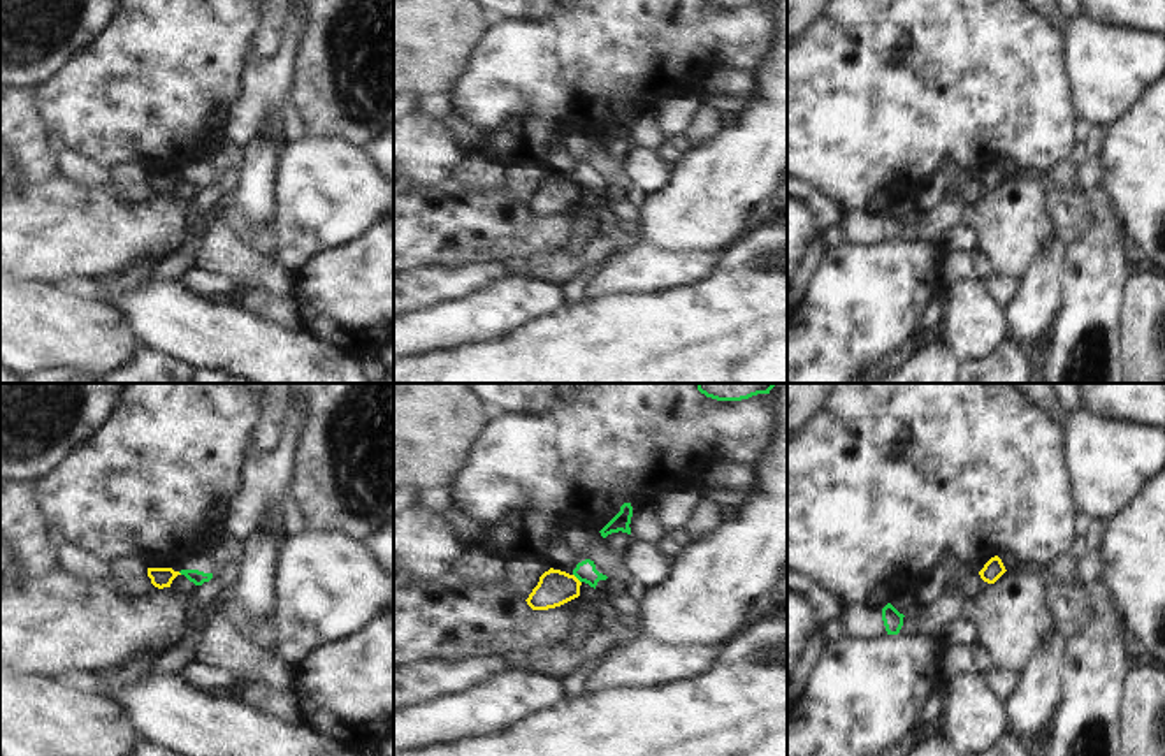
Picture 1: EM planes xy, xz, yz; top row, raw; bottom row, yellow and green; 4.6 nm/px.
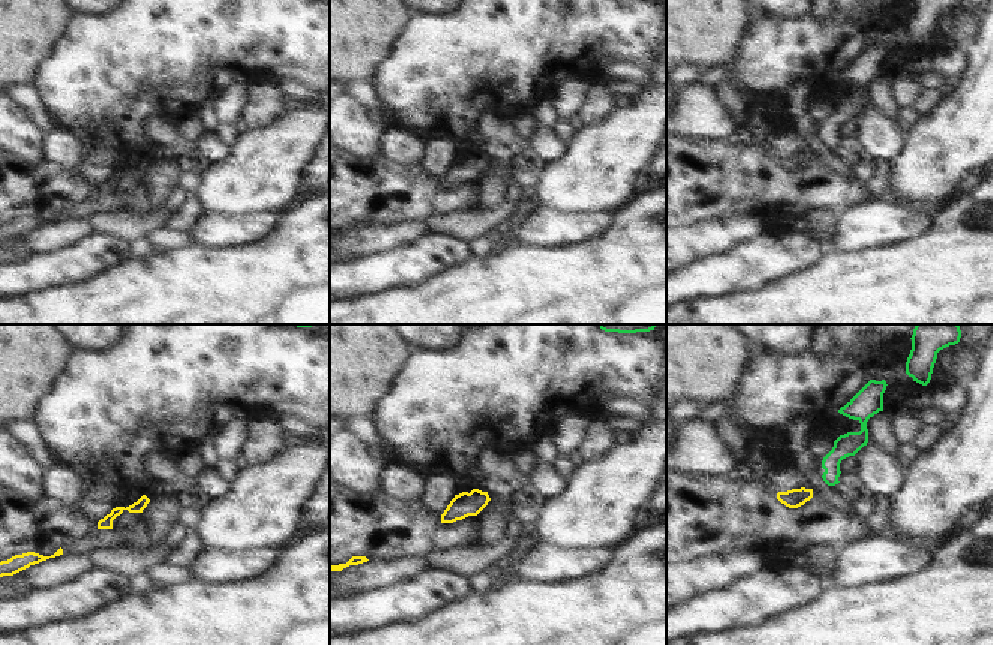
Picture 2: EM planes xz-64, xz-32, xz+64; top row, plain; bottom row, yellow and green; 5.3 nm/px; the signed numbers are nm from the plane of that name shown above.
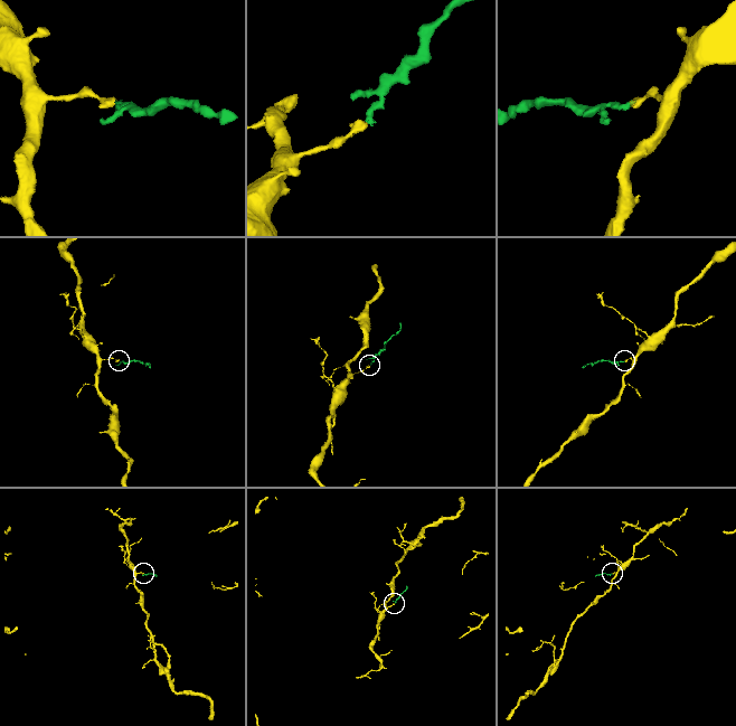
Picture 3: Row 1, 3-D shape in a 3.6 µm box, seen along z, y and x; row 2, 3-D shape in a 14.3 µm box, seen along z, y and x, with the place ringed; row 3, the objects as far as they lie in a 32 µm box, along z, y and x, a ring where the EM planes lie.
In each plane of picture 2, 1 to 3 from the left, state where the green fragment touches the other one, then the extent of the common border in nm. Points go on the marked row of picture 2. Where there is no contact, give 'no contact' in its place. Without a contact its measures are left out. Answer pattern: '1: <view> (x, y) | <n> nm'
1: no contact
2: no contact
3: no contact

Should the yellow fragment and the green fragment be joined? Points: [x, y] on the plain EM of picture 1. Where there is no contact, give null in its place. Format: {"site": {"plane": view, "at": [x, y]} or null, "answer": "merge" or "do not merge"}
{"site": {"plane": "xz", "at": [577, 185]}, "answer": "do not merge"}

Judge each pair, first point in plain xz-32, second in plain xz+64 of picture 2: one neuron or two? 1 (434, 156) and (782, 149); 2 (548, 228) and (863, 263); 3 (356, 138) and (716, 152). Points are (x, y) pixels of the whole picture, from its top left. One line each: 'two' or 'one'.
1: one
2: two
3: two

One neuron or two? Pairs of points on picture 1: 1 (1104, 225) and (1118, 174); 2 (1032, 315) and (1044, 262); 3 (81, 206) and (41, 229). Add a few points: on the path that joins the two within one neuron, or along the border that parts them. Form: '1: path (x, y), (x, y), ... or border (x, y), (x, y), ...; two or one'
1: border (1100, 187), (1128, 236); two
2: path (1035, 303), (1044, 275); one
3: path (71, 217), (58, 229), (51, 229); one

